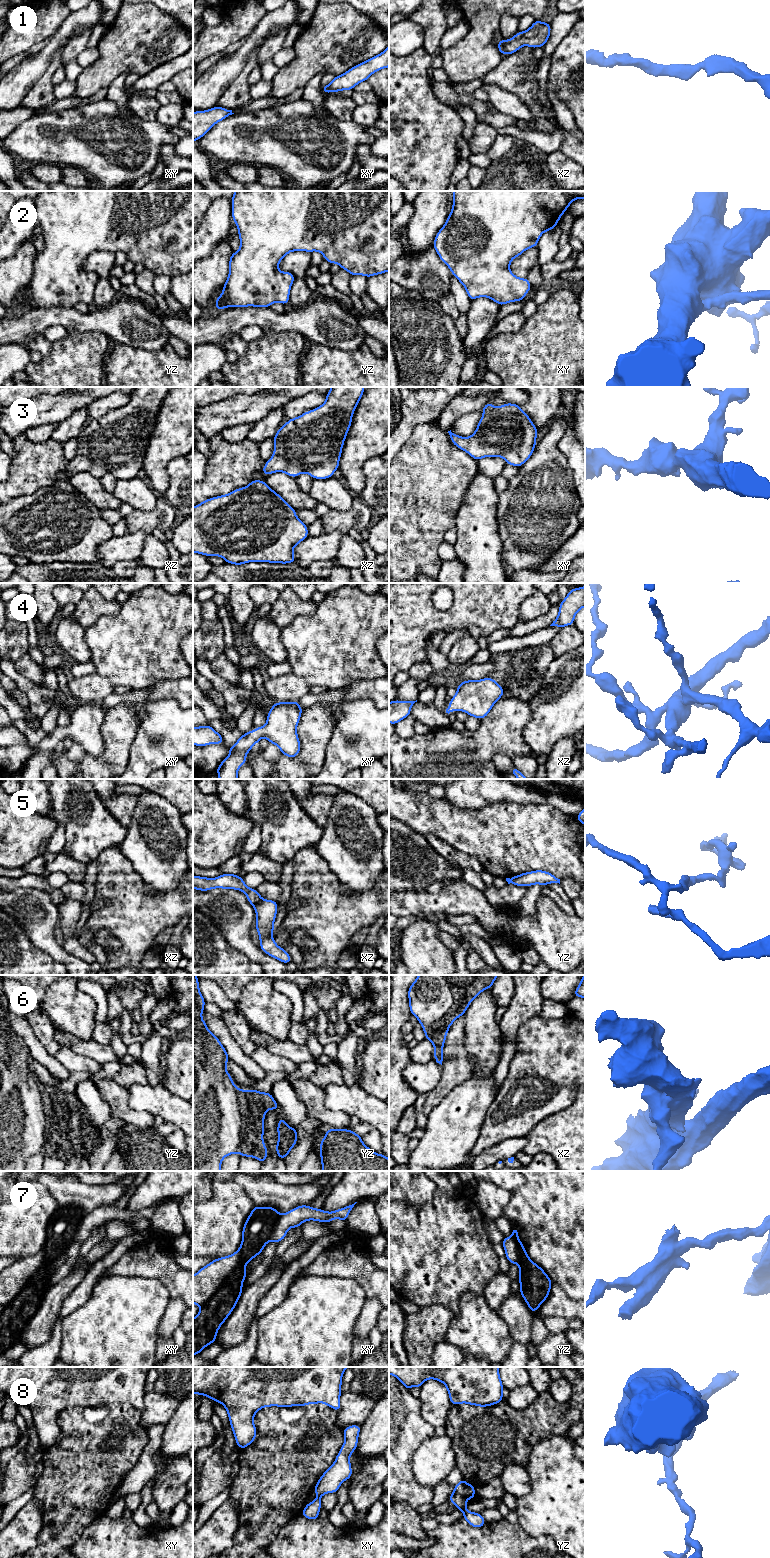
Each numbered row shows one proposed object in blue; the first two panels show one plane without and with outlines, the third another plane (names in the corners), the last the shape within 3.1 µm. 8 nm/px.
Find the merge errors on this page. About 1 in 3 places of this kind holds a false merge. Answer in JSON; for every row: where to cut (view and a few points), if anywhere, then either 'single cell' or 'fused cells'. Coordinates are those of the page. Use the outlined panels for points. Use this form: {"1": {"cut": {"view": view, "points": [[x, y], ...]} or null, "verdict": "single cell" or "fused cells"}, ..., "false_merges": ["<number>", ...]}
{"1": {"cut": null, "verdict": "single cell"}, "2": {"cut": null, "verdict": "single cell"}, "3": {"cut": null, "verdict": "single cell"}, "4": {"cut": null, "verdict": "single cell"}, "5": {"cut": {"view": "xz", "points": [[262, 899], [254, 906]]}, "verdict": "fused cells"}, "6": {"cut": null, "verdict": "single cell"}, "7": {"cut": {"view": "xy", "points": [[240, 1248], [238, 1265], [201, 1306]]}, "verdict": "fused cells"}, "8": {"cut": {"view": "yz", "points": [[454, 1491], [463, 1498]]}, "verdict": "fused cells"}, "false_merges": ["5", "7", "8"]}

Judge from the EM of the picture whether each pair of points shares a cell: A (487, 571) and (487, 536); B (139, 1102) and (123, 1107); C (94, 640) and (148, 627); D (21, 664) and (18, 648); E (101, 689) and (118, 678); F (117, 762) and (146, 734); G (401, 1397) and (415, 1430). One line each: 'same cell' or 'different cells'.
A: same cell
B: different cells
C: same cell
D: different cells
E: different cells
F: different cells
G: same cell

